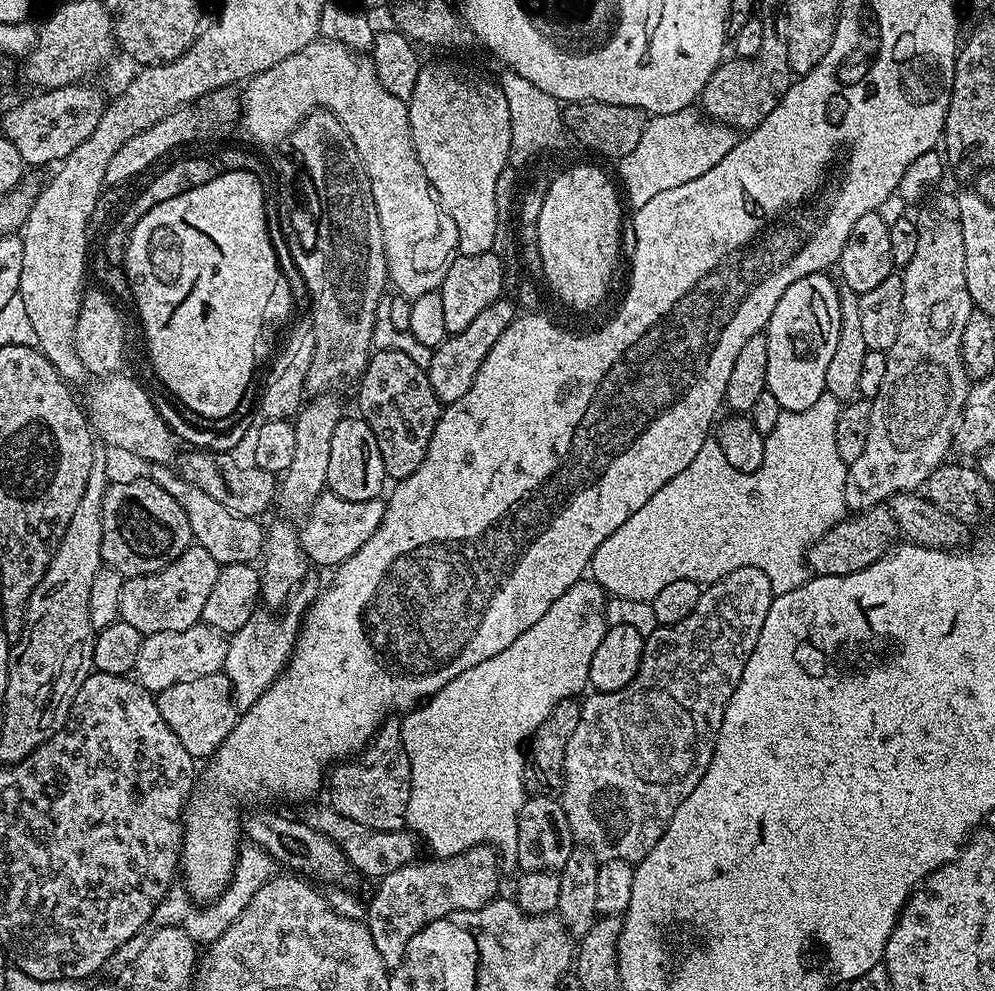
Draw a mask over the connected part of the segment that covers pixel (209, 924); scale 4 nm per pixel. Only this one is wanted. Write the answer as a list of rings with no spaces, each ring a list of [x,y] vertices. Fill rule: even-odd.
[[[244,846],[240,849],[240,855],[236,857],[236,871],[232,873],[232,880],[222,895],[216,897],[207,906],[192,906],[196,908],[184,908],[185,897],[169,895],[169,900],[161,899],[158,904],[158,916],[168,926],[179,926],[185,934],[194,941],[197,946],[210,946],[229,926],[238,919],[246,906],[250,906],[250,900],[267,880],[274,875],[274,861],[268,853],[255,846]]]

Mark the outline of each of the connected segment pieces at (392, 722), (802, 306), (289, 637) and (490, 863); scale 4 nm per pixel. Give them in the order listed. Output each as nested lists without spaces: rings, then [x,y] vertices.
[[[389,718],[380,725],[363,752],[331,769],[326,780],[327,803],[338,814],[362,822],[371,831],[401,830],[408,823],[411,785],[410,754],[406,754],[402,742],[400,720]]]
[[[824,272],[798,278],[798,282],[791,284],[786,294],[778,298],[778,306],[774,306],[774,314],[766,329],[766,382],[768,391],[774,394],[785,412],[807,410],[825,392],[826,366],[830,366],[830,358],[834,358],[834,346],[838,346],[840,329],[840,288],[833,280]]]
[[[305,578],[286,601],[290,616],[288,628],[279,624],[270,613],[264,612],[268,610],[258,610],[246,621],[246,626],[228,636],[223,673],[232,683],[232,699],[235,700],[237,709],[245,710],[254,702],[258,702],[260,695],[280,677],[280,671],[288,665],[288,659],[292,656],[292,647],[295,646],[296,636],[300,632],[301,619],[317,595],[318,587],[316,588],[315,582],[312,578]]]
[[[481,846],[468,848],[465,852],[459,852],[457,856],[445,856],[443,858],[428,858],[425,864],[413,862],[394,870],[394,874],[386,874],[379,877],[376,893],[366,904],[366,923],[370,930],[370,936],[374,938],[374,946],[378,954],[382,954],[382,962],[390,970],[397,968],[404,957],[404,948],[430,922],[434,922],[443,916],[449,916],[453,910],[458,912],[473,912],[482,906],[497,899],[500,888],[500,864],[501,857],[495,848]]]

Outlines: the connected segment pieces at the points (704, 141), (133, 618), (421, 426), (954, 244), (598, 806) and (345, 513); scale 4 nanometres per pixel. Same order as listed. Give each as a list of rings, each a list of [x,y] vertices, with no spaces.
[[[695,107],[683,108],[674,114],[652,116],[646,130],[642,130],[638,146],[634,146],[634,150],[630,150],[630,154],[618,162],[619,183],[627,203],[629,200],[633,209],[641,208],[650,202],[650,198],[654,198],[654,194],[674,190],[674,186],[682,186],[682,182],[691,182],[706,174],[706,170],[718,166],[718,162],[722,162],[722,158],[734,150],[737,139],[737,129],[720,124]]]
[[[189,546],[177,560],[170,562],[162,570],[145,576],[127,577],[118,601],[120,619],[130,622],[130,626],[134,626],[134,630],[144,636],[186,630],[201,623],[202,606],[206,606],[206,598],[221,567],[209,551],[199,546]]]
[[[377,349],[369,357],[356,390],[357,413],[378,438],[385,475],[396,482],[404,480],[421,465],[442,411],[425,367],[402,350]]]
[[[940,190],[929,195],[919,205],[918,211],[920,213],[915,213],[914,216],[916,229],[918,230],[918,247],[914,249],[914,258],[910,258],[910,262],[902,270],[902,306],[904,309],[898,326],[898,338],[894,338],[894,346],[890,346],[886,353],[888,361],[886,362],[886,378],[882,382],[882,387],[880,387],[876,396],[871,397],[870,435],[866,438],[866,447],[862,449],[861,456],[848,465],[848,473],[846,474],[846,490],[844,493],[849,505],[856,510],[883,505],[885,502],[891,501],[892,497],[900,492],[916,492],[923,489],[935,468],[939,468],[941,464],[945,463],[947,456],[944,455],[948,451],[950,453],[953,451],[952,439],[956,433],[962,410],[966,406],[970,377],[962,362],[962,330],[966,330],[966,318],[970,318],[970,314],[974,309],[970,298],[970,290],[966,290],[966,253],[962,251],[962,222],[958,218],[958,202],[951,191],[949,193],[944,191]]]
[[[742,566],[730,574],[726,574],[715,584],[709,584],[698,598],[698,606],[682,622],[653,627],[653,632],[647,633],[644,642],[644,653],[638,674],[622,690],[613,692],[593,691],[592,696],[585,695],[580,706],[580,717],[574,735],[566,746],[566,762],[564,763],[564,786],[559,793],[560,805],[566,810],[566,818],[570,822],[572,839],[577,845],[586,846],[597,861],[624,860],[635,865],[662,838],[666,826],[670,826],[670,818],[674,818],[674,810],[682,806],[682,802],[698,786],[702,774],[710,766],[710,758],[716,749],[716,729],[724,717],[724,706],[730,702],[738,682],[742,678],[742,670],[746,670],[746,662],[750,662],[750,654],[754,654],[754,646],[758,646],[758,634],[762,634],[762,622],[766,622],[766,614],[770,614],[773,598],[770,578],[762,574],[754,566]]]
[[[327,490],[321,492],[311,508],[307,509],[303,517],[304,525],[299,525],[300,545],[305,556],[313,565],[321,564],[329,570],[344,564],[380,528],[384,517],[386,504],[383,499],[367,500],[366,502],[350,502],[346,498],[338,498],[338,494]]]

